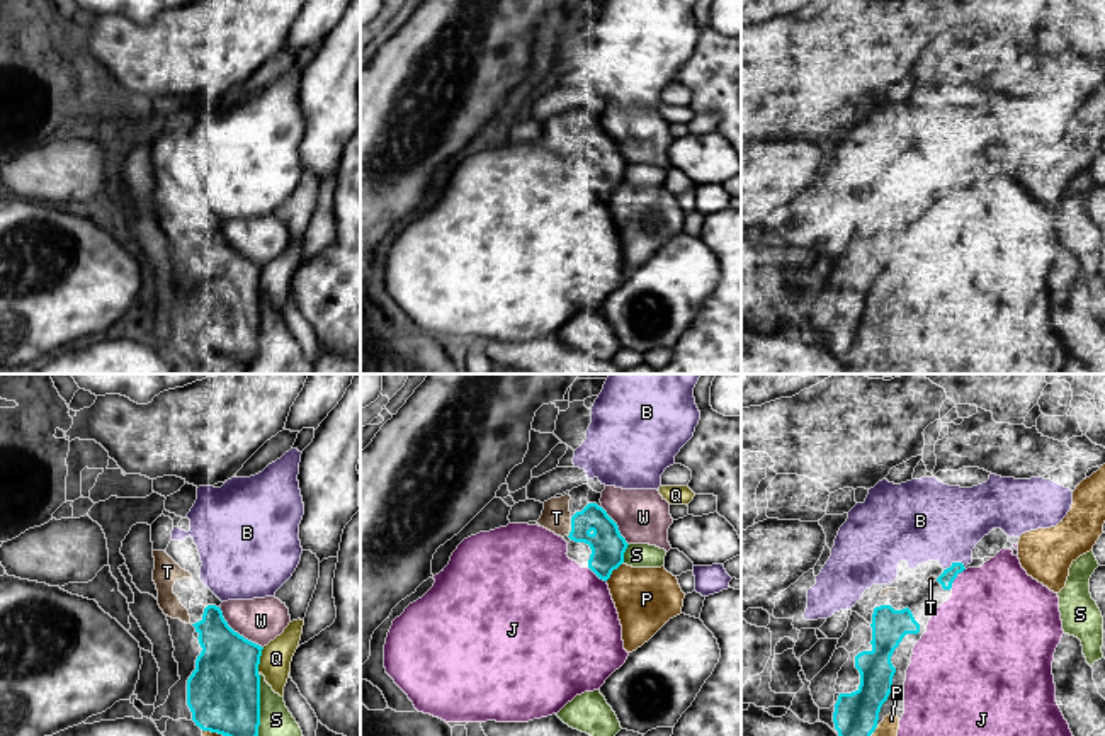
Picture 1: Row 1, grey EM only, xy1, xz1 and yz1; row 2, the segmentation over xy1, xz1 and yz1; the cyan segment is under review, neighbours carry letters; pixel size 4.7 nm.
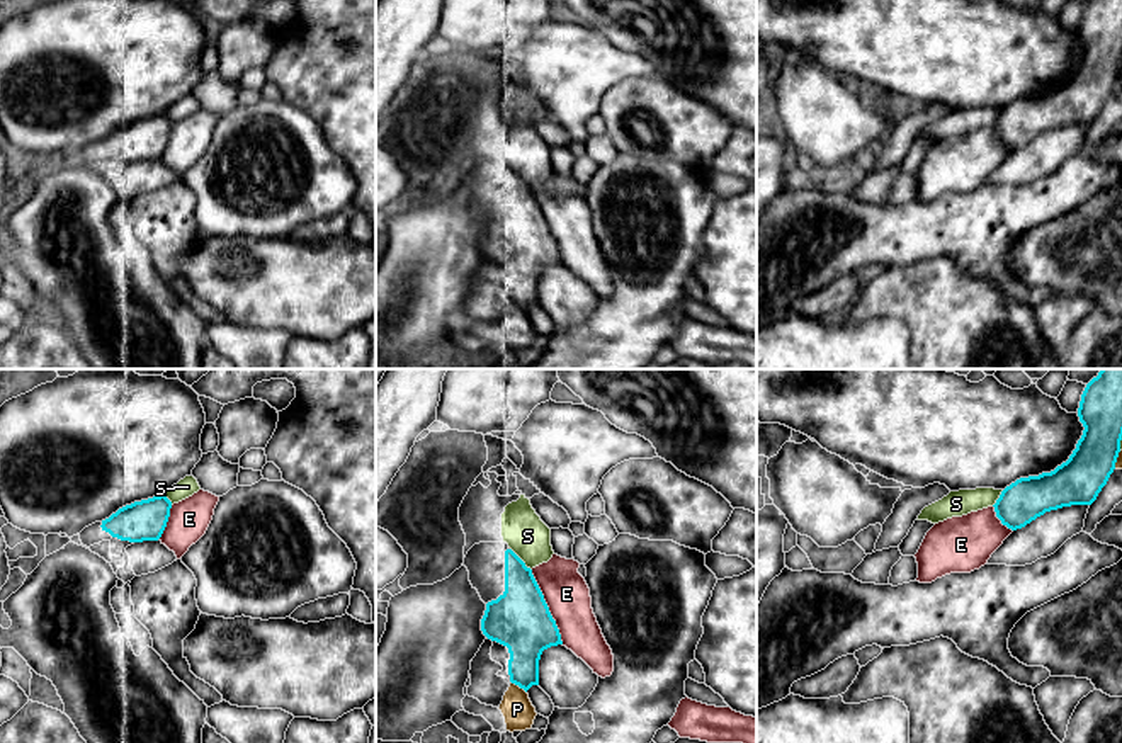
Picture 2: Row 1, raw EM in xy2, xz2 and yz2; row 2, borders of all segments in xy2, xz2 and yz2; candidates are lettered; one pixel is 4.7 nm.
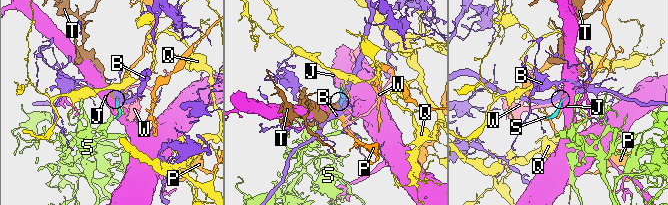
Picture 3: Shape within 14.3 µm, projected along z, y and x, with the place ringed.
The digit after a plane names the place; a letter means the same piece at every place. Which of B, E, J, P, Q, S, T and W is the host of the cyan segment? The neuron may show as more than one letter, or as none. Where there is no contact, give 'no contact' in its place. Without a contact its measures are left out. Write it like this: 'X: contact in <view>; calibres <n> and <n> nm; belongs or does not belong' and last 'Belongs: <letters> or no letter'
B: contact in yz1; calibres 70 and 380 nm; does not belong
E: contact in xz2; calibres 280 and 220 nm; does not belong
J: contact in yz1; calibres 70 and 440 nm; does not belong
P: contact in xz1; calibres 160 and 300 nm; does not belong
Q: contact in xy1; calibres 360 and 150 nm; does not belong
S: contact in xy1; calibres 360 and 280 nm; does not belong
T: contact in xz1; calibres 160 and 140 nm; belongs
W: contact in xy1; calibres 320 and 220 nm; does not belong
Belongs: T

